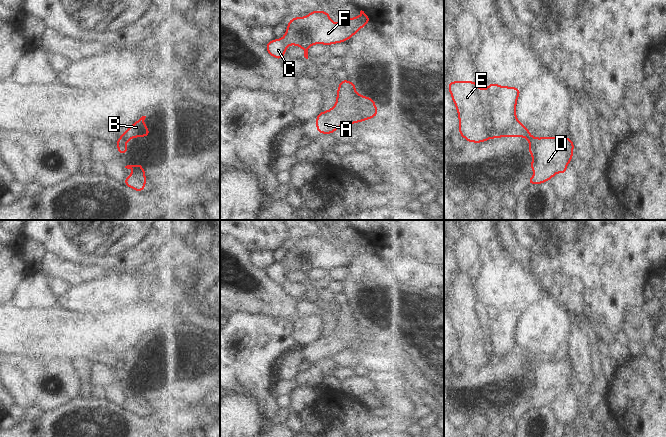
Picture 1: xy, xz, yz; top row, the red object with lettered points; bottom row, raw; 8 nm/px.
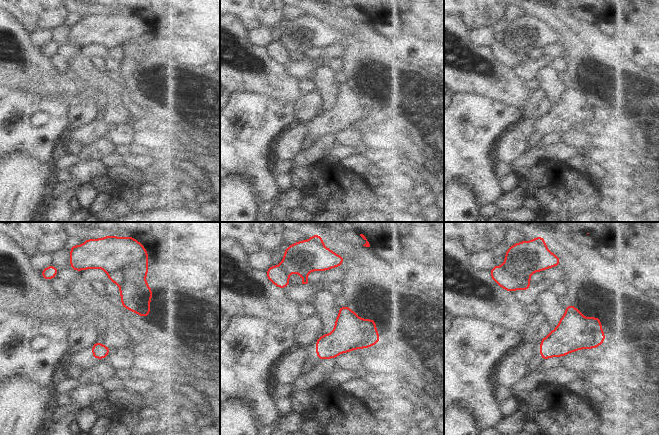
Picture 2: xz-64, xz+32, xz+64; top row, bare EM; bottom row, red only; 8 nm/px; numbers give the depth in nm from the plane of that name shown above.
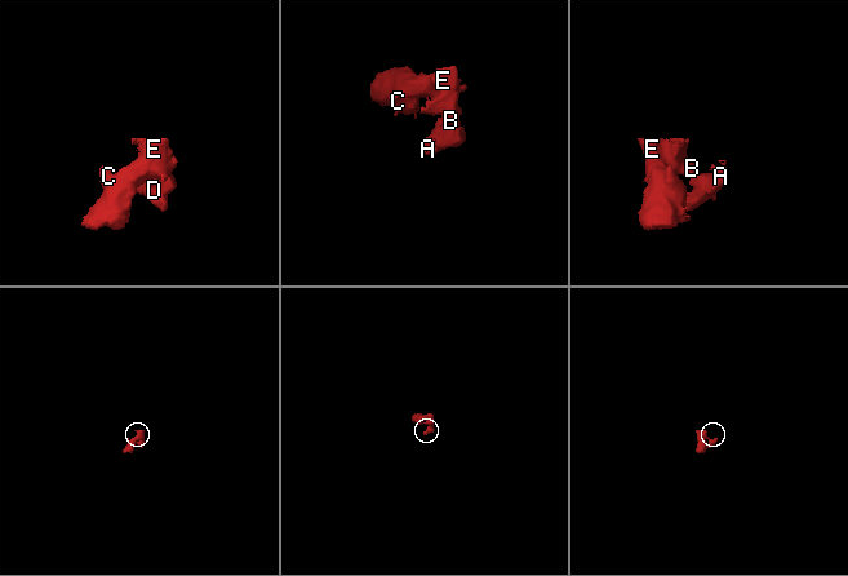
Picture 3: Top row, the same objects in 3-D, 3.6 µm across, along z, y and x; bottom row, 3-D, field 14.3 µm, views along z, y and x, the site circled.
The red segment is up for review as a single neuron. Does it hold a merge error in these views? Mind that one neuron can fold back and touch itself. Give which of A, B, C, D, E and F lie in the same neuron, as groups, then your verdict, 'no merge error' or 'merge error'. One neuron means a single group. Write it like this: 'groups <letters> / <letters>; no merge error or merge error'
groups A D / B C E F; merge error

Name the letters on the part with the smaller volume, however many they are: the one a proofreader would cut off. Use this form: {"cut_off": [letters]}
{"cut_off": ["A", "D"]}

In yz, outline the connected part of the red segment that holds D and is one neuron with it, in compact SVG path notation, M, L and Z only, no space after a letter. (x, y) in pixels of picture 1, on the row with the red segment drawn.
M532 137L529 140L528 152L533 157L529 166L535 173L534 177L528 177L529 185L539 185L552 179L557 172L561 172L563 176L567 174L567 164L573 159L574 150L573 139L569 137Z

